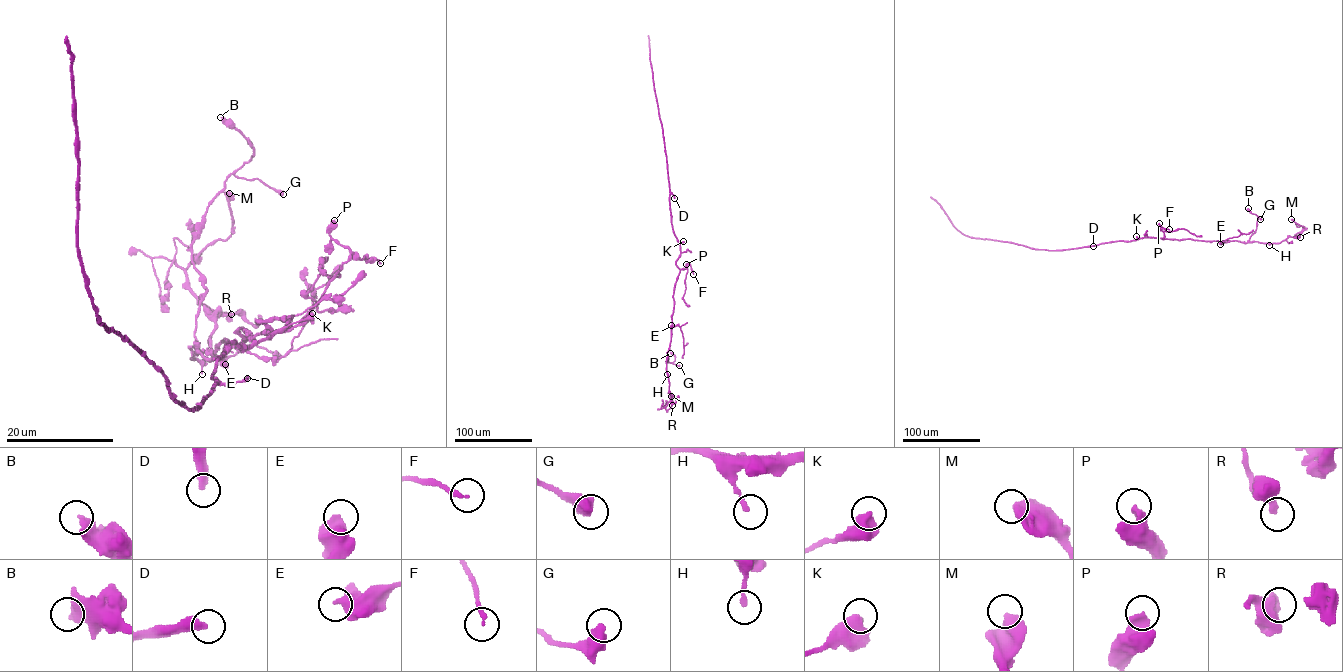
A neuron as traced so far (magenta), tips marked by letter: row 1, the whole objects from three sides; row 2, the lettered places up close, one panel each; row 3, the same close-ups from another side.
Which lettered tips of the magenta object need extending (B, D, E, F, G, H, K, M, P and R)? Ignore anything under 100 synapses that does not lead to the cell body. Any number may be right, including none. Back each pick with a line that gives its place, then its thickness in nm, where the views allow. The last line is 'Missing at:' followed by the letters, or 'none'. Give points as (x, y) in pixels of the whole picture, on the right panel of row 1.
Missing at: none

